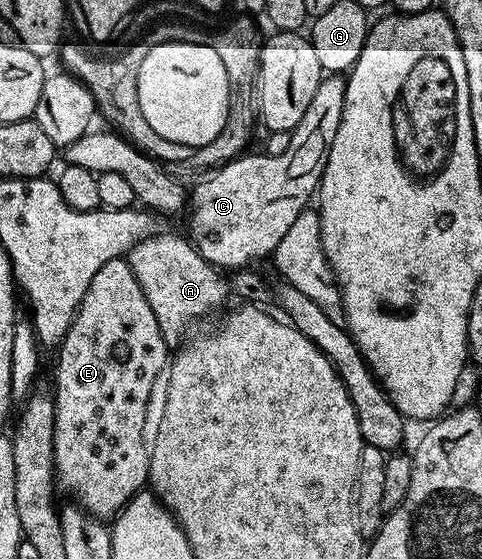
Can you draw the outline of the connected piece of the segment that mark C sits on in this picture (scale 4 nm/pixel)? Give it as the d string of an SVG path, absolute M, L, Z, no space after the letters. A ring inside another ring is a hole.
M340 76L321 77L318 88L310 100L302 120L291 130L290 146L286 152L278 155L245 153L213 169L196 187L190 190L190 205L187 207L187 237L198 253L210 265L231 272L237 268L248 268L259 258L267 259L282 244L282 236L294 225L298 212L309 209L311 200L320 189L320 177L324 174L324 165L330 152L330 144L334 144L334 136L338 132L338 124L342 124L342 108L346 100L347 81Z

